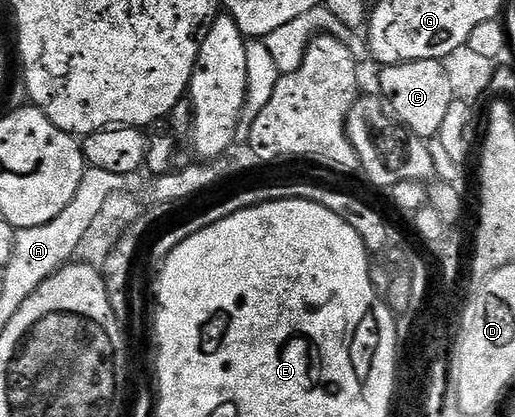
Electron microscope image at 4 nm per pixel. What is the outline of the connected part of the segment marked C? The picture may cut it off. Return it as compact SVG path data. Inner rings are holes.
M440 59L411 61L385 65L380 70L379 95L387 104L392 118L398 124L414 131L423 140L432 140L432 135L433 138L440 136L443 120L447 118L447 109L451 109L454 100L444 62Z

